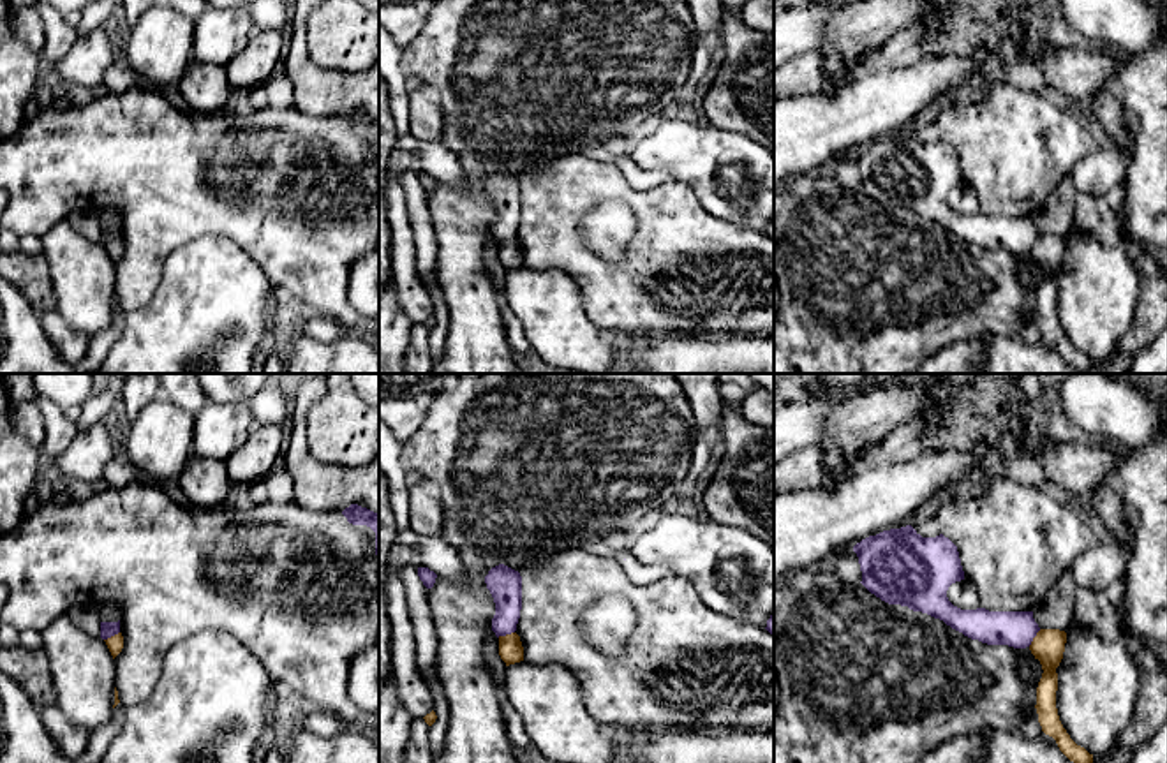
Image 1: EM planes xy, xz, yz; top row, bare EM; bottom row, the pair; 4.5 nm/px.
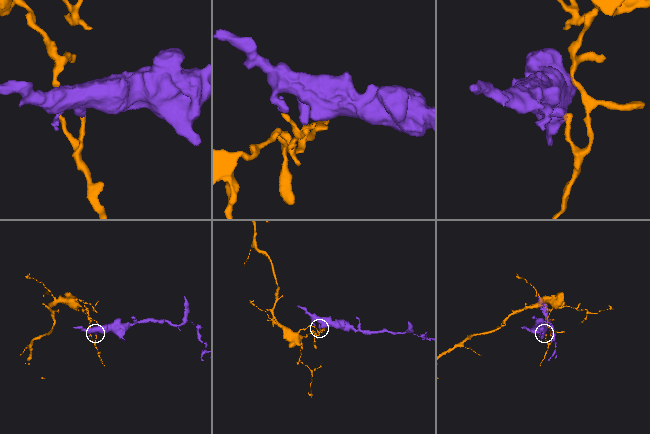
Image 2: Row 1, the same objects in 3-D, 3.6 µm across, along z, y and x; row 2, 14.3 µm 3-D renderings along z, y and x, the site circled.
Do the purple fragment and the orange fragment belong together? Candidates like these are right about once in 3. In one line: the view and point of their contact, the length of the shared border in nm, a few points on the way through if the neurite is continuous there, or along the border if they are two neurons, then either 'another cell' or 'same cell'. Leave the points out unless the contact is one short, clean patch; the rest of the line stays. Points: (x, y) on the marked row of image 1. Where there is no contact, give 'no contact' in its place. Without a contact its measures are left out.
meets purple in yz at (1033, 637); contact 100 nm long; border along yz (1040, 629), (1028, 645); another cell

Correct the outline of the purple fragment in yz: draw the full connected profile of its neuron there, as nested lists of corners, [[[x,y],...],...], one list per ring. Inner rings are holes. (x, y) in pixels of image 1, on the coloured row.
[[[911,525],[883,530],[853,546],[862,571],[862,585],[888,604],[908,606],[943,620],[952,629],[987,645],[1026,648],[1040,631],[1033,611],[989,611],[985,608],[961,610],[954,606],[947,590],[964,580],[957,546],[943,534],[922,537]]]

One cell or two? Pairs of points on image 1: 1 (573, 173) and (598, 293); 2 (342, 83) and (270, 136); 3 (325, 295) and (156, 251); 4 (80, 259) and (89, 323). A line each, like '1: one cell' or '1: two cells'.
1: one cell
2: two cells
3: one cell
4: one cell

